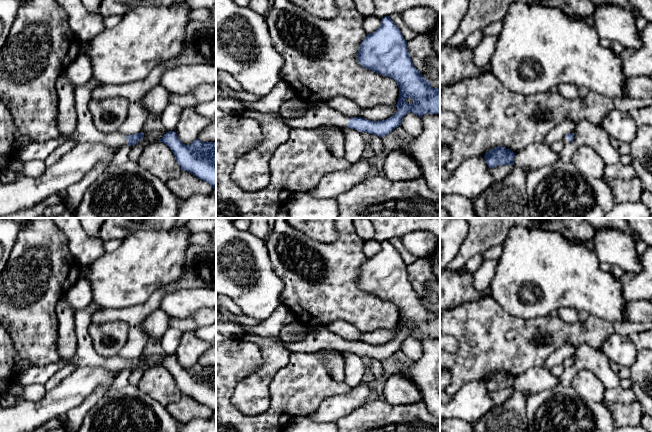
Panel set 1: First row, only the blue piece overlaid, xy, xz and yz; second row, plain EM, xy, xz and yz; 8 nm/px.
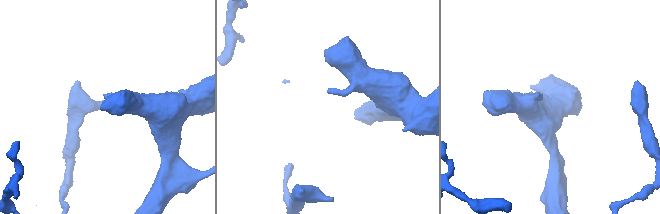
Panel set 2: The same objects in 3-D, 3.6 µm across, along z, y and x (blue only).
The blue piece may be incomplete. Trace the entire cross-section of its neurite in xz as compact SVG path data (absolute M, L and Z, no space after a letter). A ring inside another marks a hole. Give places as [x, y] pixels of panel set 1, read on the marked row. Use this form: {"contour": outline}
{"contour": "M389 16L381 20L380 27L373 33L367 34L360 44L357 60L361 66L372 70L383 76L394 79L399 87L399 98L396 104L397 112L390 118L382 121L371 121L361 117L349 118L339 110L329 106L327 103L311 103L305 114L299 118L285 119L290 128L314 129L323 125L332 125L338 128L351 128L359 132L383 137L401 125L403 117L412 112L420 118L424 114L440 114L440 89L432 88L431 82L427 81L414 67L407 49L407 41L401 34L399 28Z"}

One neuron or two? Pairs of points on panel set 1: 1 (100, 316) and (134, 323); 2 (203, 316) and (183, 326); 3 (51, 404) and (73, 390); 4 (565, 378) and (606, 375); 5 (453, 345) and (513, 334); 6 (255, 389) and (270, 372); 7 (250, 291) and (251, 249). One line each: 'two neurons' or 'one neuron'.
1: one neuron
2: one neuron
3: one neuron
4: one neuron
5: two neurons
6: one neuron
7: one neuron

